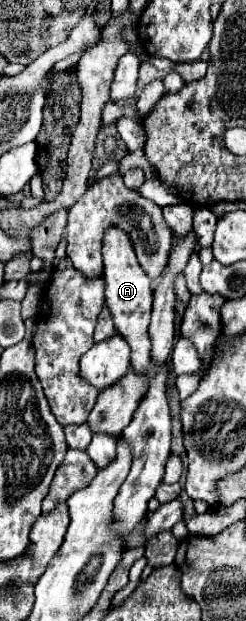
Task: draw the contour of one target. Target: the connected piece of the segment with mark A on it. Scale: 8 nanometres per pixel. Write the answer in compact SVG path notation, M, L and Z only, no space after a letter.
M108 229L104 237L104 281L106 281L106 305L112 313L116 331L130 345L130 367L134 373L148 373L150 369L150 311L152 311L152 281L146 271L138 265L130 239L120 229Z

